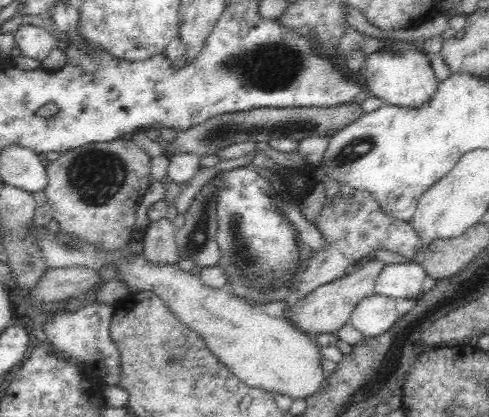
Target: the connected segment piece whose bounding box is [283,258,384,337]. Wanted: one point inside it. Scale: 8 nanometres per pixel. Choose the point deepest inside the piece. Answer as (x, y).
(328, 307)

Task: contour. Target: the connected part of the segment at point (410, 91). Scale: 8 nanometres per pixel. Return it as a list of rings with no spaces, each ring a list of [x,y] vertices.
[[[380,51],[367,56],[361,72],[361,82],[368,87],[370,94],[382,100],[383,104],[418,108],[426,104],[436,92],[438,80],[430,66],[429,54],[416,51]]]

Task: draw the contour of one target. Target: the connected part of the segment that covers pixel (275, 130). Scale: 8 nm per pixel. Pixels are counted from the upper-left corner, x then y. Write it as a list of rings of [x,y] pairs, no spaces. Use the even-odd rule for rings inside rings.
[[[344,103],[333,107],[290,107],[290,108],[252,108],[242,112],[219,114],[206,118],[206,122],[197,124],[178,132],[171,141],[159,139],[158,145],[162,149],[162,155],[172,156],[184,153],[198,154],[198,156],[212,155],[218,150],[224,149],[236,143],[246,141],[267,142],[270,138],[292,138],[295,141],[302,140],[306,136],[335,135],[341,128],[354,122],[362,115],[360,104]]]

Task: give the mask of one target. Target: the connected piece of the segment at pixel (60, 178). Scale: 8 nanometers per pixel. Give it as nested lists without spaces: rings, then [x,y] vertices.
[[[116,139],[108,142],[92,142],[72,148],[49,162],[45,167],[47,186],[43,192],[55,210],[59,230],[70,237],[84,241],[98,251],[116,251],[129,245],[136,214],[147,190],[151,186],[151,159],[131,140]]]

